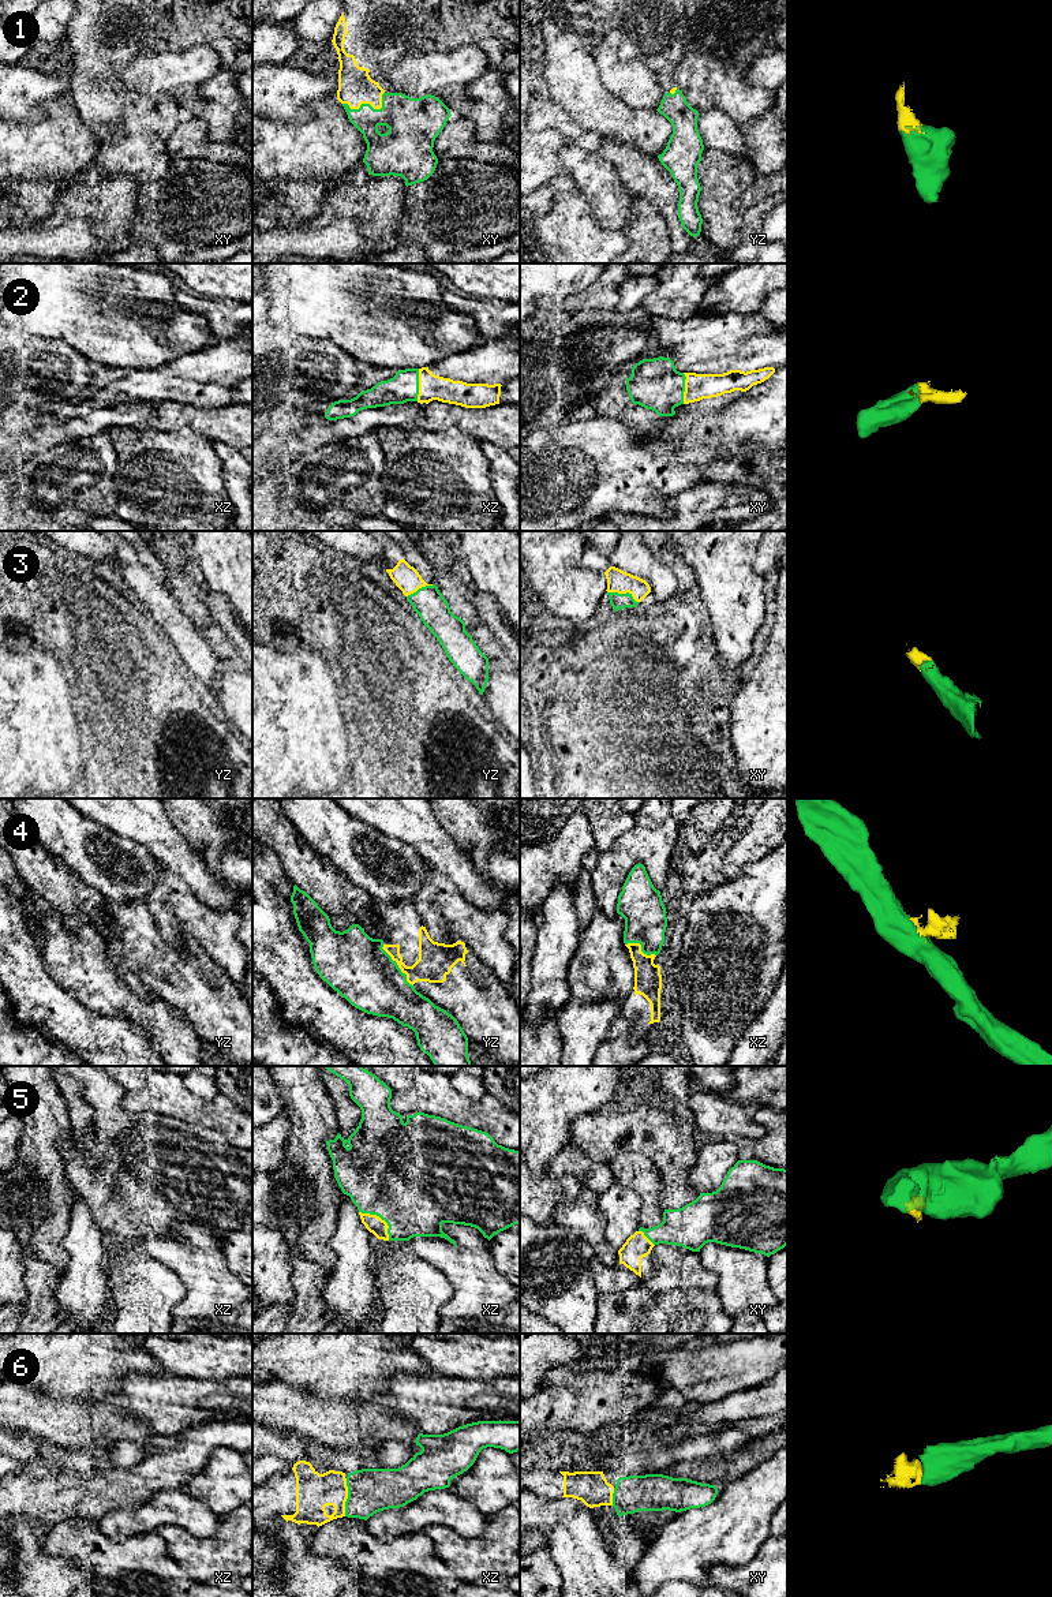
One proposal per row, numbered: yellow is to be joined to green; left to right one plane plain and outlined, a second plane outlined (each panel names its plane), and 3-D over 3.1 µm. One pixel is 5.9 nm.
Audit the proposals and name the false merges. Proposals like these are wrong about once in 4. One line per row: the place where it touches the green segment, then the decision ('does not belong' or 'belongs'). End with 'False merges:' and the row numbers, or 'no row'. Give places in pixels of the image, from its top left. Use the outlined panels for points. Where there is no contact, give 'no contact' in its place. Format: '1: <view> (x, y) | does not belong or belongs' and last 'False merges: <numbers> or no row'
1: xy (369, 104) | belongs
2: xz (418, 385) | belongs
3: xy (624, 594) | belongs
4: yz (397, 965) | does not belong
5: xz (381, 1218) | belongs
6: xz (348, 1498) | belongs
False merges: 4

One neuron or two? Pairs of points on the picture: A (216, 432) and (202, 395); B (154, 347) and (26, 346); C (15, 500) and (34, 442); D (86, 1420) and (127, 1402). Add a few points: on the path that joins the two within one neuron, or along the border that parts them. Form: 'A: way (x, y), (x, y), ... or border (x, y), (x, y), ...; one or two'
A: border (176, 401), (198, 407), (231, 404); two
B: border (62, 341), (67, 343), (82, 356); two
C: border (41, 451), (36, 455); two
D: border (96, 1399), (142, 1422); two

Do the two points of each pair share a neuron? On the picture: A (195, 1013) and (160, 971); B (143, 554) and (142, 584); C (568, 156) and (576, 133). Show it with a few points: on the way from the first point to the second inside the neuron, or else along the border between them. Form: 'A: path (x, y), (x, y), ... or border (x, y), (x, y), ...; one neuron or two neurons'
A: path (221, 997), (218, 977), (201, 960), (186, 957); one neuron
B: border (128, 545), (150, 573), (160, 583), (165, 584); two neurons
C: path (571, 150), (576, 145), (576, 138); one neuron

